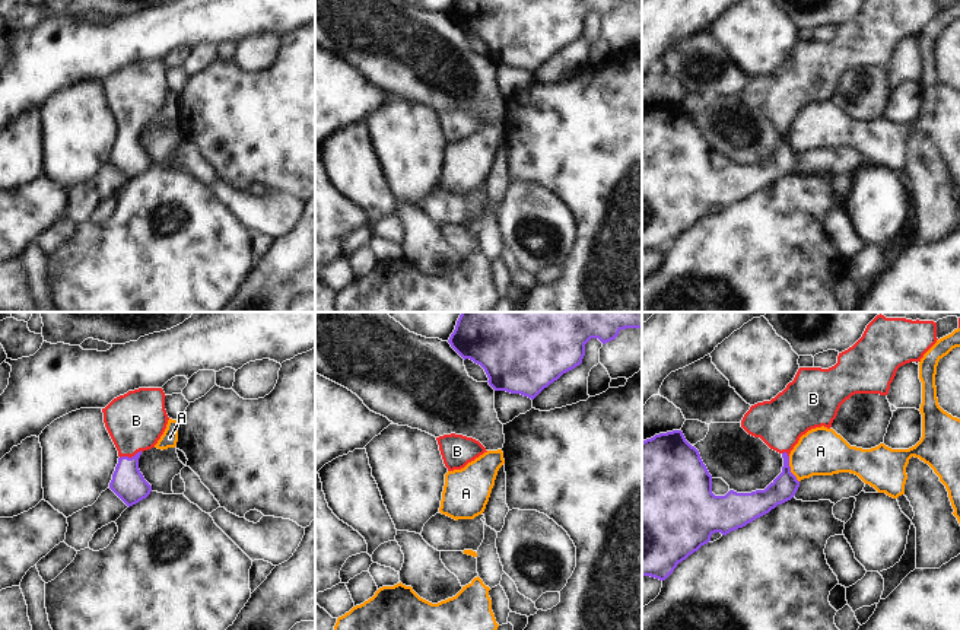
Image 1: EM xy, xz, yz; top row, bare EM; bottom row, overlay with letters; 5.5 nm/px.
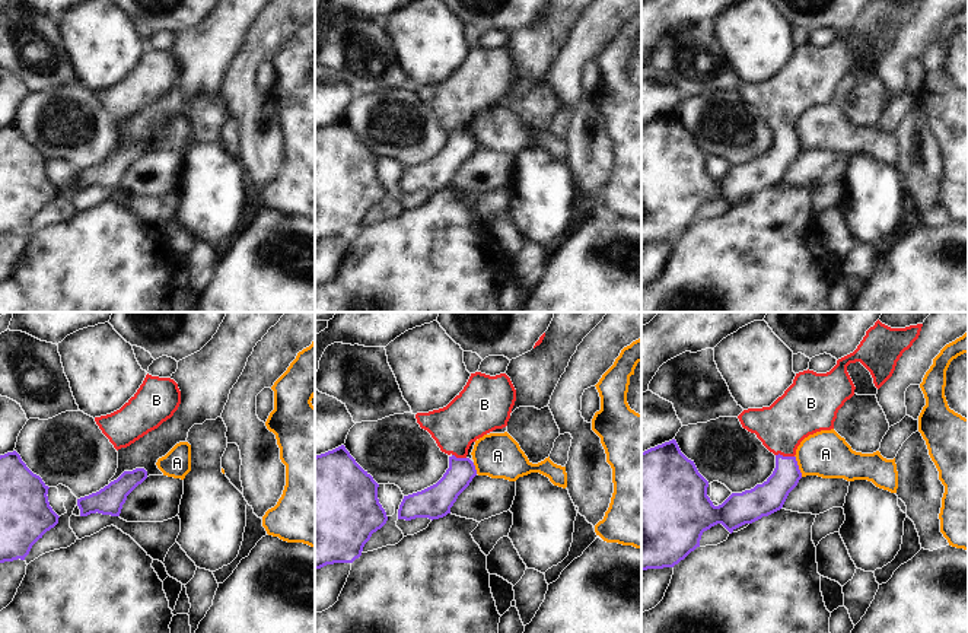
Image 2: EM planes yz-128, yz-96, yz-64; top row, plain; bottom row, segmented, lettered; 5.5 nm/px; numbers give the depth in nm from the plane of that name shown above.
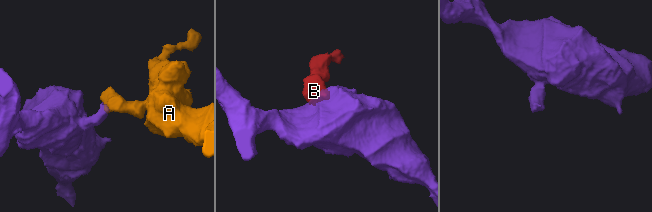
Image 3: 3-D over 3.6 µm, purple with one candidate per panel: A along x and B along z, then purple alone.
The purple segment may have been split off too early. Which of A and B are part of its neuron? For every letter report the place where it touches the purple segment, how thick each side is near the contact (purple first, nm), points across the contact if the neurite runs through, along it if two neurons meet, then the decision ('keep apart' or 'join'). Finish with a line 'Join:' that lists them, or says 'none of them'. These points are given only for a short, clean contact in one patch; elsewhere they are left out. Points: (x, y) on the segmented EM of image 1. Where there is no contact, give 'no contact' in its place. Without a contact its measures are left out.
A: yz (790, 470) | 140/260 nm | along yz (788, 457), (791, 473), (798, 481) | keep apart
B: xy (132, 457) | 180/320 nm | across xy (127, 483), (127, 463), (132, 457), (132, 432), (136, 420) | join
Join: B

